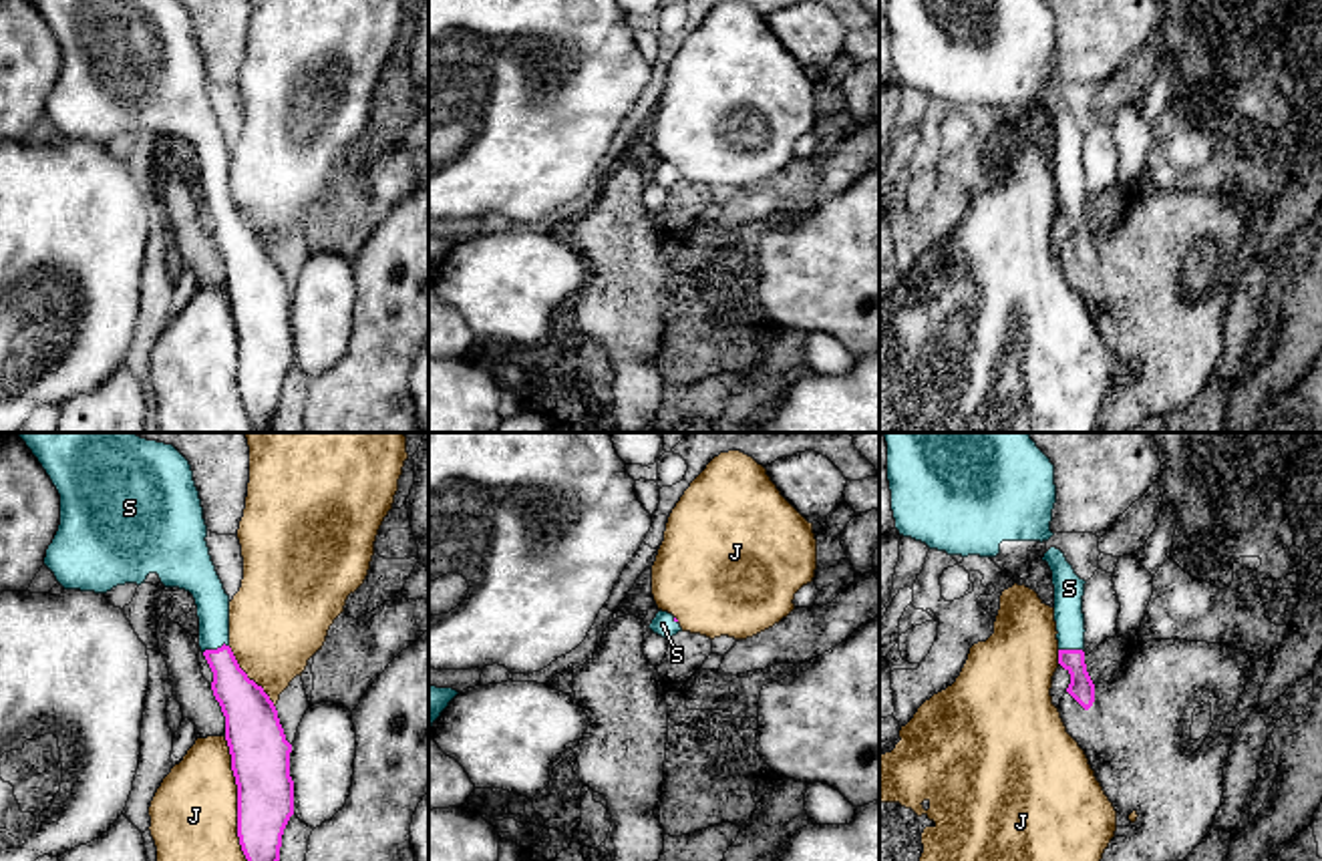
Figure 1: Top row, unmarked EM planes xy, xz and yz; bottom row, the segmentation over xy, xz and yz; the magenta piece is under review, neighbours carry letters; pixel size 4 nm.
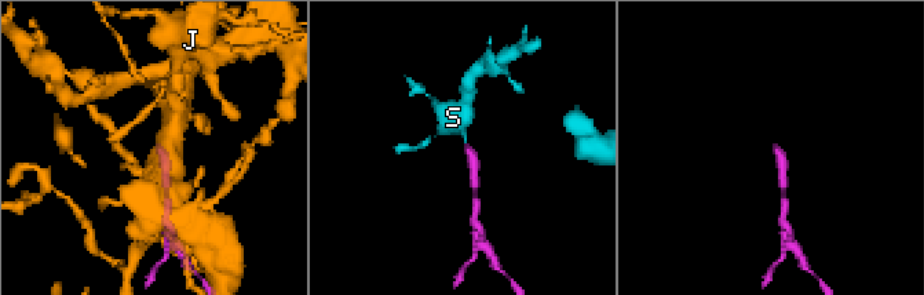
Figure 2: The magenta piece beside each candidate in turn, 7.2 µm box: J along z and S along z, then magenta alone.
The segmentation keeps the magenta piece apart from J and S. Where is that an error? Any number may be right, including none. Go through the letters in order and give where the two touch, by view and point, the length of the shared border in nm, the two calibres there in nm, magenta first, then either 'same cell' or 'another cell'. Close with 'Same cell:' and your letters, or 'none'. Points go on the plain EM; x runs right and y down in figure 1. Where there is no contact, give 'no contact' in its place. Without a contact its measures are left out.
J: xy (238, 359) | 600 nm | 240/360 nm | another cell
S: xy (216, 200) | 110 nm | 190/130 nm | same cell
Same cell: S

